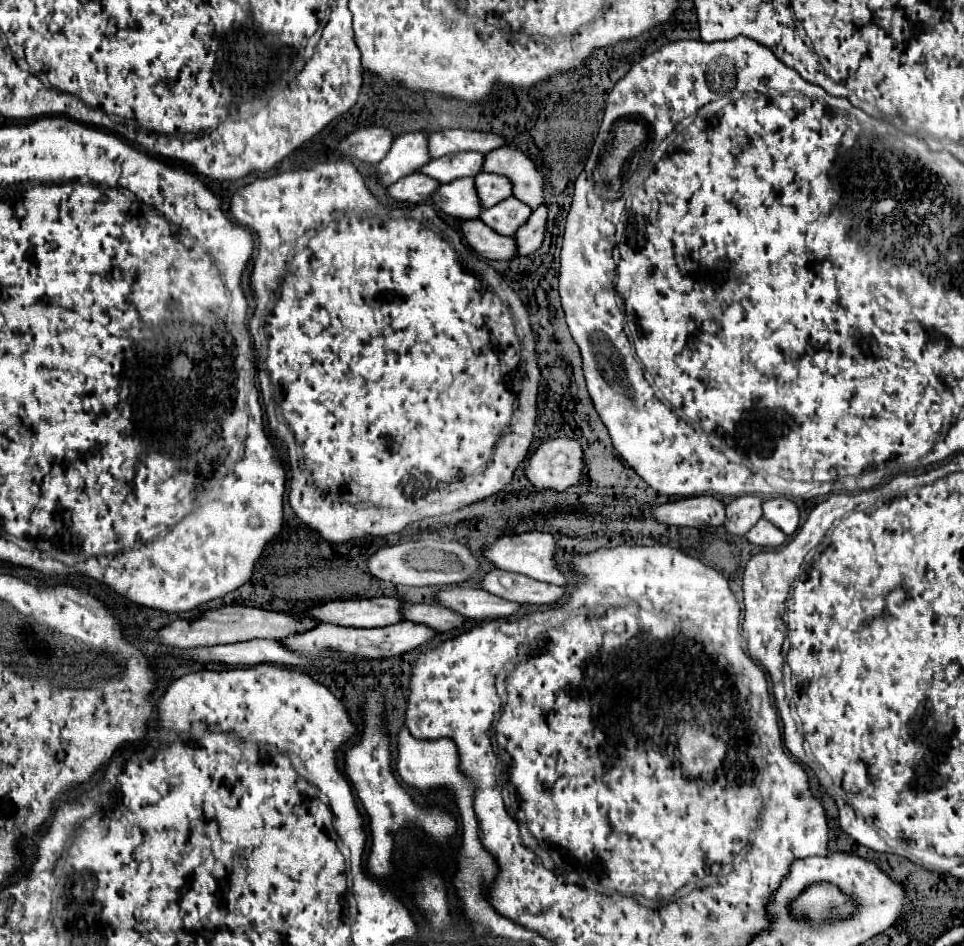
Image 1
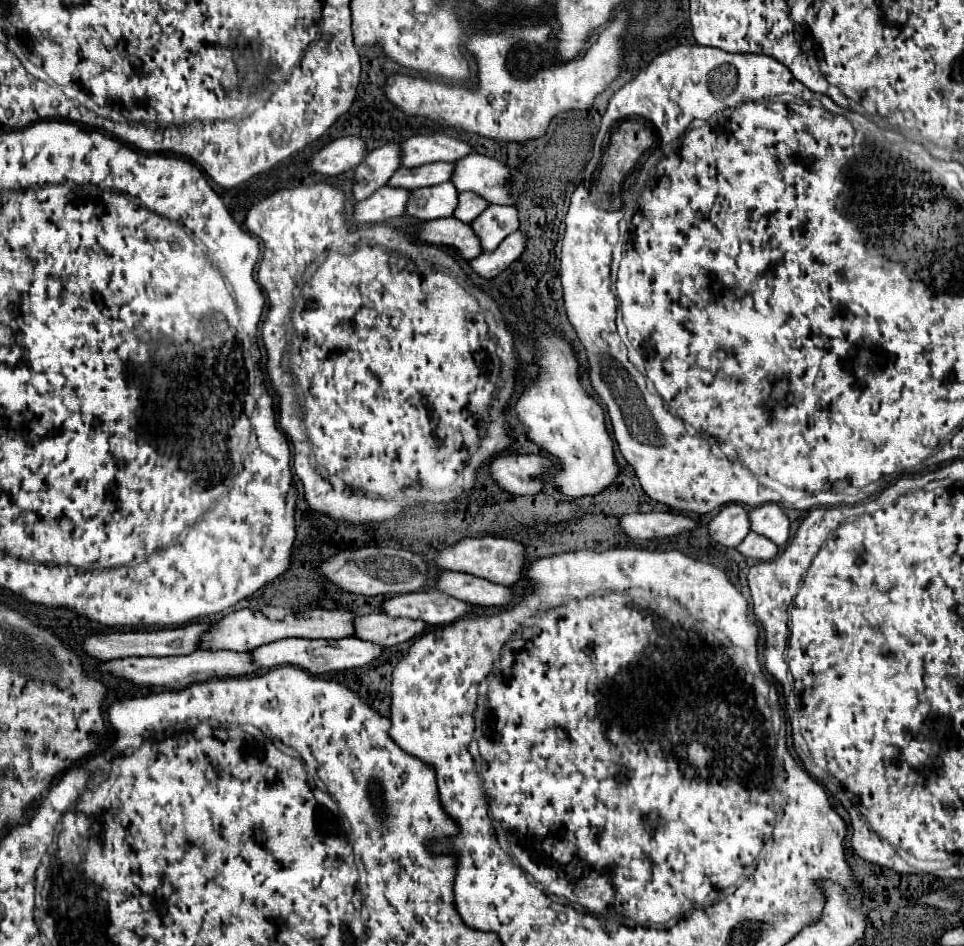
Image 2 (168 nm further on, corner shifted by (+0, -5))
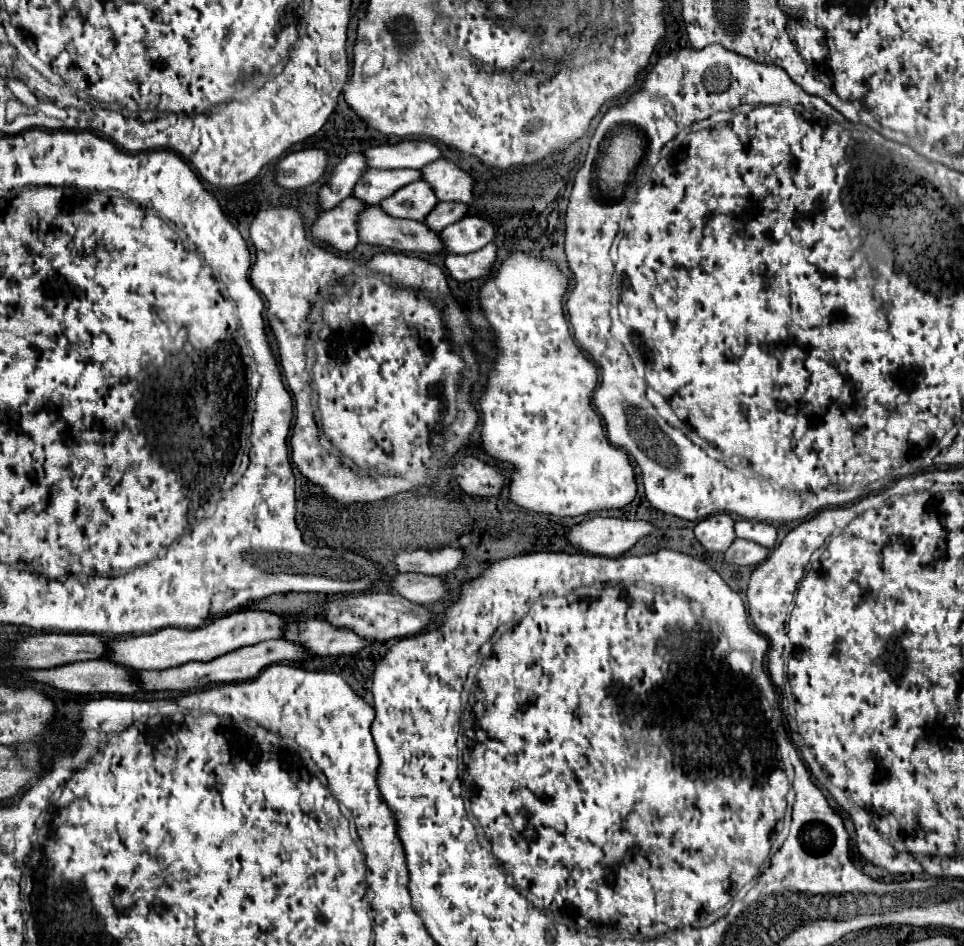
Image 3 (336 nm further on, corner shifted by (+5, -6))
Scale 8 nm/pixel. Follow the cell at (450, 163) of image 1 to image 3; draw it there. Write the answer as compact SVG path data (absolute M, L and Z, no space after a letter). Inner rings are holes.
M370 168L356 184L352 196L374 206L380 200L392 196L392 192L396 192L404 184L410 184L416 180L422 180L420 170L408 170L408 168L406 170L376 170L376 168Z

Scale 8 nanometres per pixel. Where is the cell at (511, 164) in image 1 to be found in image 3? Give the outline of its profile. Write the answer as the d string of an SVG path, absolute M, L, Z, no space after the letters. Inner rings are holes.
M440 158L422 168L424 180L434 188L440 202L466 202L474 200L474 178L464 172L456 162Z

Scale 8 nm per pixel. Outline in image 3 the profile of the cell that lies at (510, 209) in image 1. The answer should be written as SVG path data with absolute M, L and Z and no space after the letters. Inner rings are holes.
M466 216L440 232L450 254L470 254L494 240L494 226L478 216Z

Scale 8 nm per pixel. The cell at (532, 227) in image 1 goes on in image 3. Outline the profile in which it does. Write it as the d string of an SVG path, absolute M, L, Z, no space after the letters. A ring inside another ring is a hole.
M488 244L486 248L472 254L450 254L444 258L444 264L448 266L448 272L452 274L452 278L456 278L458 282L478 280L492 270L496 262L496 252L498 252L498 246Z

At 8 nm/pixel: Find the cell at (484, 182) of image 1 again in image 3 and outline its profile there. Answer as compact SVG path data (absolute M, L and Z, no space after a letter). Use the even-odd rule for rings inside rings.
M436 204L436 208L430 212L430 216L426 216L426 224L436 230L442 232L446 226L458 222L462 216L466 216L468 206L466 204Z

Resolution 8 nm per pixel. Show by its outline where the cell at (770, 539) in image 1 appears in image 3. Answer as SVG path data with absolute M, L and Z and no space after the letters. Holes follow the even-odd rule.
M734 540L734 544L726 550L726 560L738 566L756 566L768 556L768 548L750 542L750 540Z

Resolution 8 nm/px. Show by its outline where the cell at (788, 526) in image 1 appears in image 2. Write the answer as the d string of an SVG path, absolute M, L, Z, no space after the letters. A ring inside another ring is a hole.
M763 505L751 509L749 523L751 523L751 531L771 539L779 547L783 547L789 539L789 519L785 517L783 509L777 505Z

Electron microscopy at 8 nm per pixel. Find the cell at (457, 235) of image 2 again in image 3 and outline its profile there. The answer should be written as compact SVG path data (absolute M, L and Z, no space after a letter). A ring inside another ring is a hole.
M368 206L358 220L358 234L362 242L374 244L374 246L384 246L394 252L414 252L414 254L446 254L446 244L440 240L438 232L432 232L424 222L416 220L400 220L388 216L380 206Z

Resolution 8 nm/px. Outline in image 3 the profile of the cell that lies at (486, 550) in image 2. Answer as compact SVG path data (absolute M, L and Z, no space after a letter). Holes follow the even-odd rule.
M440 548L440 550L414 550L414 552L400 552L396 556L396 566L400 572L422 572L422 574L436 574L446 576L454 572L462 560L466 558L464 548Z

